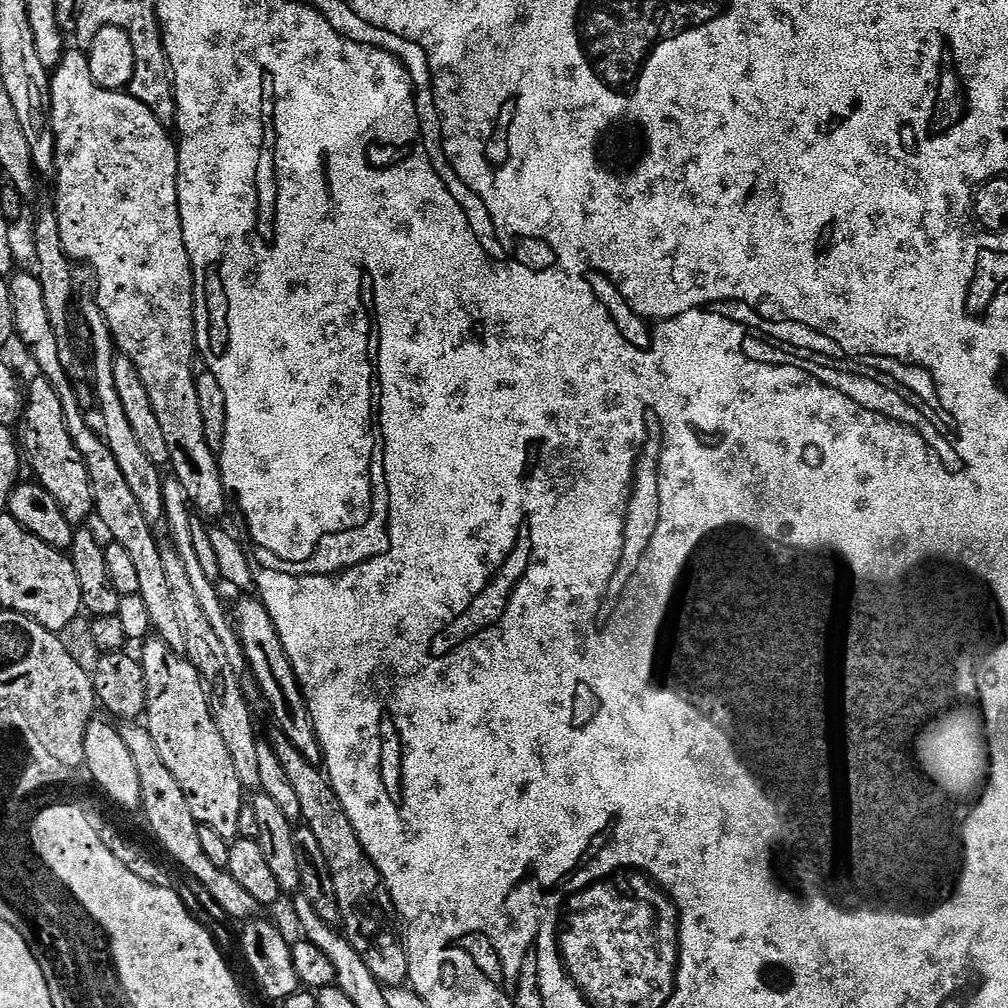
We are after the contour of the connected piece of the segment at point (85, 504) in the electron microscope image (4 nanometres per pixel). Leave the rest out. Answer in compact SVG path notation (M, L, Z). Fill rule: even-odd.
M38 376L31 380L26 388L26 407L23 412L22 425L24 424L24 440L22 436L22 448L26 453L26 460L32 463L32 472L35 479L45 488L54 494L54 502L62 506L62 514L73 526L83 525L93 519L96 503L94 502L94 490L90 482L90 474L86 466L82 463L82 454L74 446L70 438L70 430L66 426L66 414L62 410L62 398L58 398L58 390L50 386L50 382L45 376Z

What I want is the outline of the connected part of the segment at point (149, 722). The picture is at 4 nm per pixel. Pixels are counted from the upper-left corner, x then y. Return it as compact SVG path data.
M149 638L143 641L142 648L144 653L139 653L138 659L146 682L146 727L150 730L150 738L154 738L154 743L158 745L158 754L162 754L166 770L170 770L178 786L182 786L186 802L190 802L190 814L194 814L196 823L210 826L210 830L215 830L231 842L241 835L240 815L246 812L246 789L238 782L238 774L234 774L234 762L230 762L230 750L226 750L226 742L222 742L222 734L218 734L218 726L208 705L204 679L191 660L166 646L164 640Z

